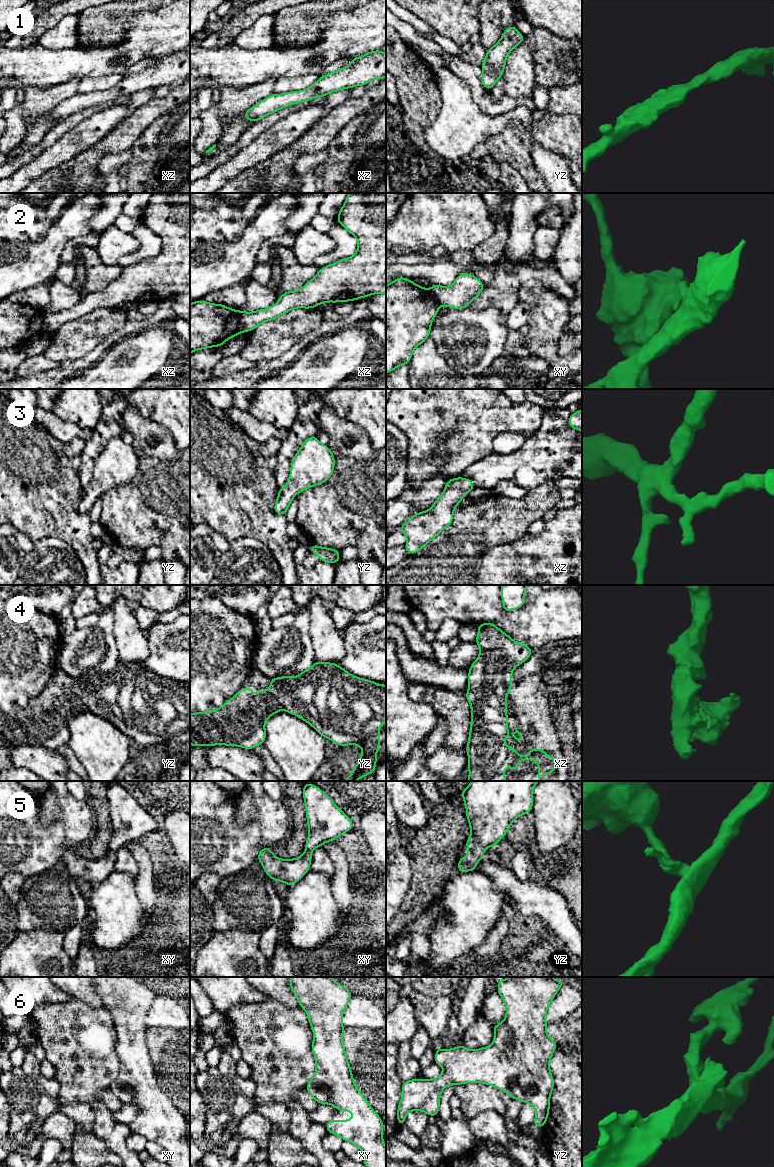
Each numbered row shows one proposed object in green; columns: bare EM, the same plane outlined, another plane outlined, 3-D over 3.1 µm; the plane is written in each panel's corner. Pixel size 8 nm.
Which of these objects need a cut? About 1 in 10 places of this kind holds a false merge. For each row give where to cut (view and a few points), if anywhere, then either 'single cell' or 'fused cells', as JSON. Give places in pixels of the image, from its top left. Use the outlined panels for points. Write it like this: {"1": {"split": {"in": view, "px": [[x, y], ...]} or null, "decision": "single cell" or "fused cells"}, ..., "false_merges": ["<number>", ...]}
{"1": {"split": null, "decision": "single cell"}, "2": {"split": {"in": "xz", "px": [[239, 311], [238, 333]]}, "decision": "fused cells"}, "3": {"split": null, "decision": "single cell"}, "4": {"split": null, "decision": "single cell"}, "5": {"split": null, "decision": "single cell"}, "6": {"split": null, "decision": "single cell"}, "false_merges": ["2"]}

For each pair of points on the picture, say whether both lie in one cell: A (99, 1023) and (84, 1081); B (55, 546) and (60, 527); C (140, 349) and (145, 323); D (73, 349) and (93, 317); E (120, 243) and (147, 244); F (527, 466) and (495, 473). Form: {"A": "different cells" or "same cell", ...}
{"A": "same cell", "B": "different cells", "C": "different cells", "D": "same cell", "E": "different cells", "F": "same cell"}

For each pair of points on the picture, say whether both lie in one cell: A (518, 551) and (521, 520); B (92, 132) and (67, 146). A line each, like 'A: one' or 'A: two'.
A: two
B: one

